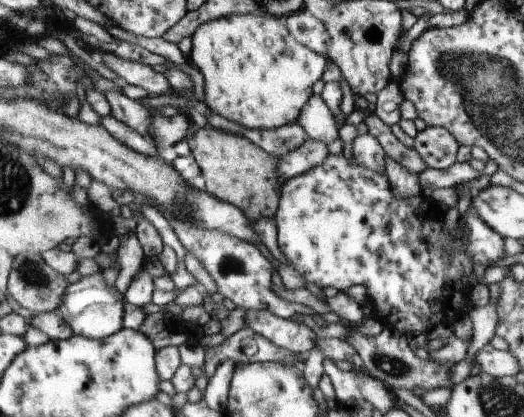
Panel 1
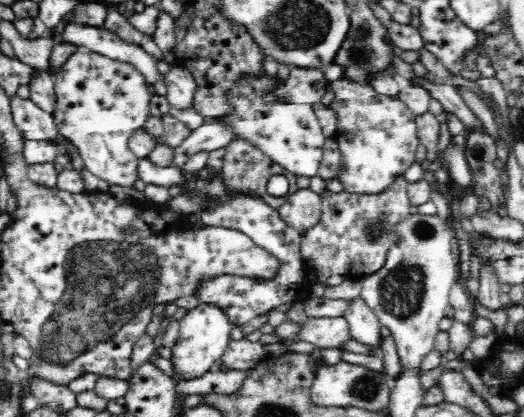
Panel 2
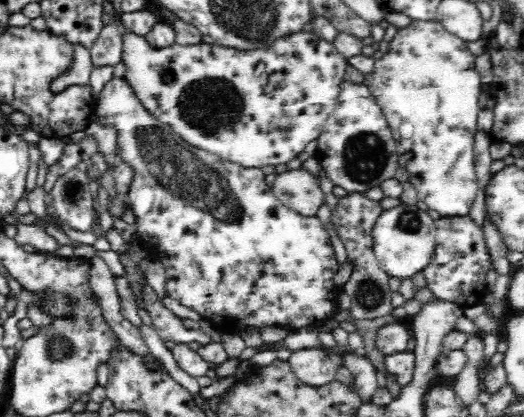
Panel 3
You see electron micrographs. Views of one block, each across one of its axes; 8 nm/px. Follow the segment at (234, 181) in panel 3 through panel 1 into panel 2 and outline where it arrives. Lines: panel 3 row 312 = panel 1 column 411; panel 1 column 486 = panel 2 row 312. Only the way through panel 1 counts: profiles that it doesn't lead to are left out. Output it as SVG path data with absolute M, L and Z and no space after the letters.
M140 158L138 177L146 184L167 186L168 188L178 186L178 188L182 188L184 194L188 194L188 196L194 194L194 196L206 200L204 206L200 204L200 208L196 208L191 214L185 214L176 223L180 229L184 231L200 231L210 227L234 229L253 238L258 246L278 259L278 270L270 278L265 276L249 278L228 272L202 276L196 282L196 288L192 292L199 305L214 306L228 317L233 326L241 326L244 323L254 323L258 316L272 312L279 306L302 303L311 298L312 270L301 253L300 232L283 219L279 208L274 208L272 204L268 204L255 194L231 188L225 181L223 172L211 166L205 166L202 170L196 170L192 176L188 176L174 166L159 167L148 162L148 159Z

